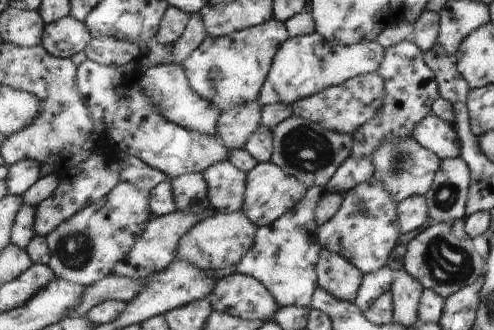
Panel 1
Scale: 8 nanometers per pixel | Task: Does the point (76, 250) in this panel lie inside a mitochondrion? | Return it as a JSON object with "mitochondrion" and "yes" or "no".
{"mitochondrion":"yes"}

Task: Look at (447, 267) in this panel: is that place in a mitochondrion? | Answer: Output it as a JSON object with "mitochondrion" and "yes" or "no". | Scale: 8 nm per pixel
{"mitochondrion":"yes"}

